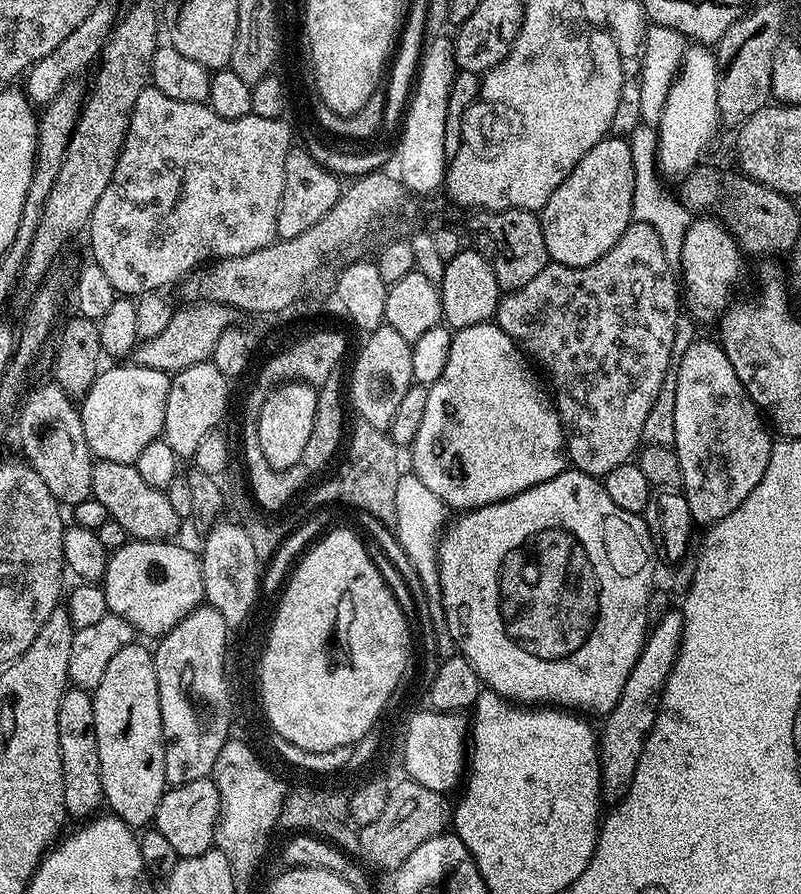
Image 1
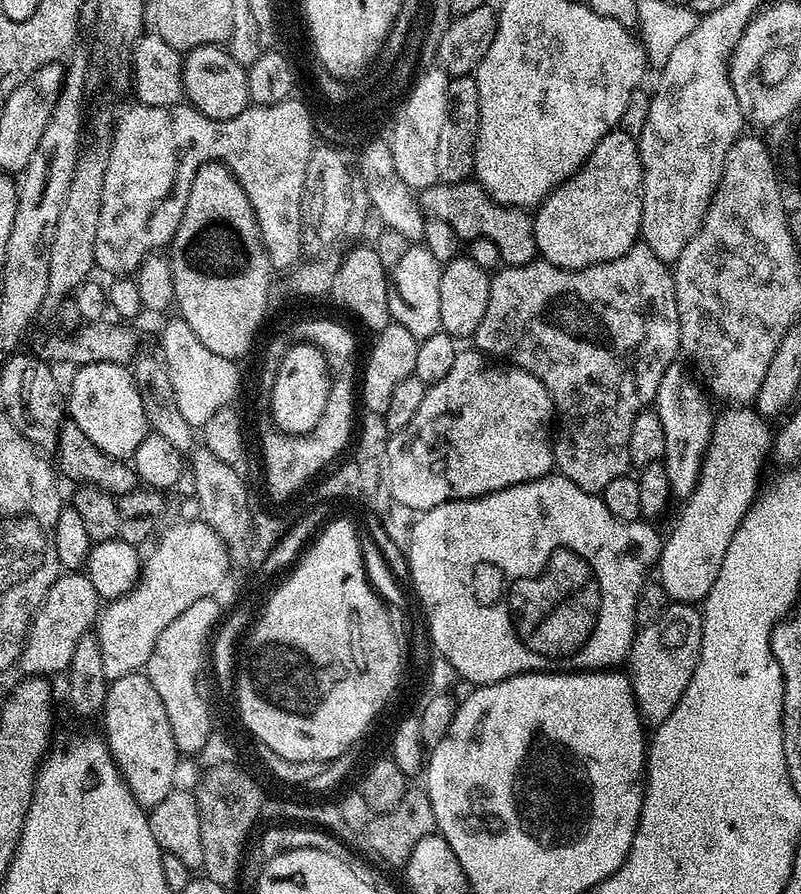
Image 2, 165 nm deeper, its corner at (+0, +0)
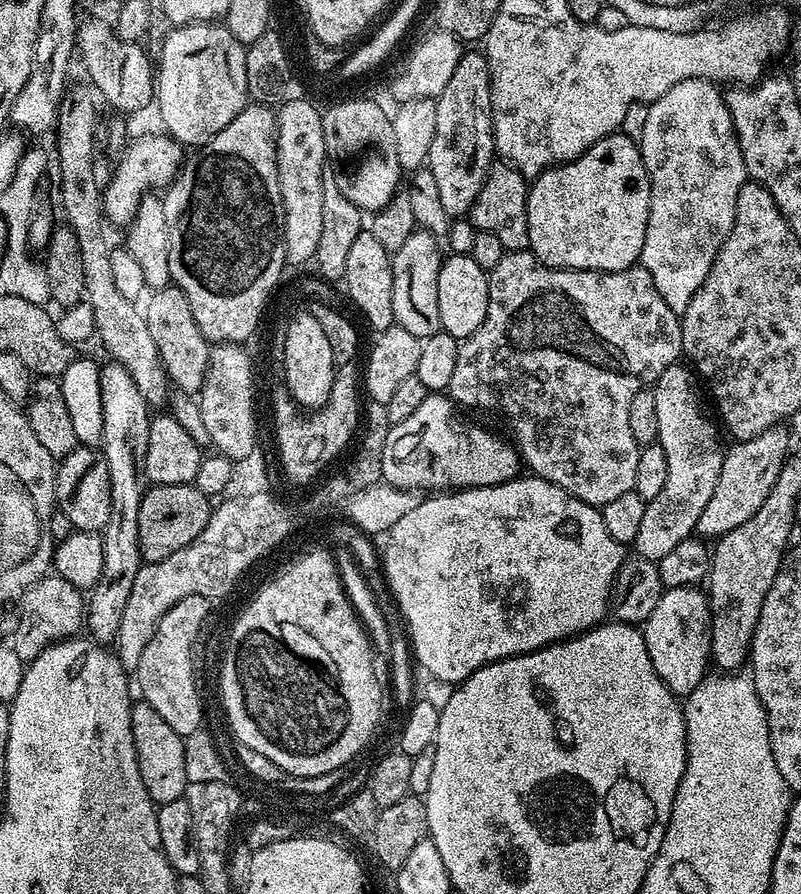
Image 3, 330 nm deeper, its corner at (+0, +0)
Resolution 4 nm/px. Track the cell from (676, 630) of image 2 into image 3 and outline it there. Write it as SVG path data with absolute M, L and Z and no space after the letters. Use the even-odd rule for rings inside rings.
M696 586L669 587L658 601L658 606L642 625L646 650L650 654L650 662L654 662L654 670L658 678L677 696L686 698L706 679L710 668L710 653L712 650L712 610L708 606L708 597Z

